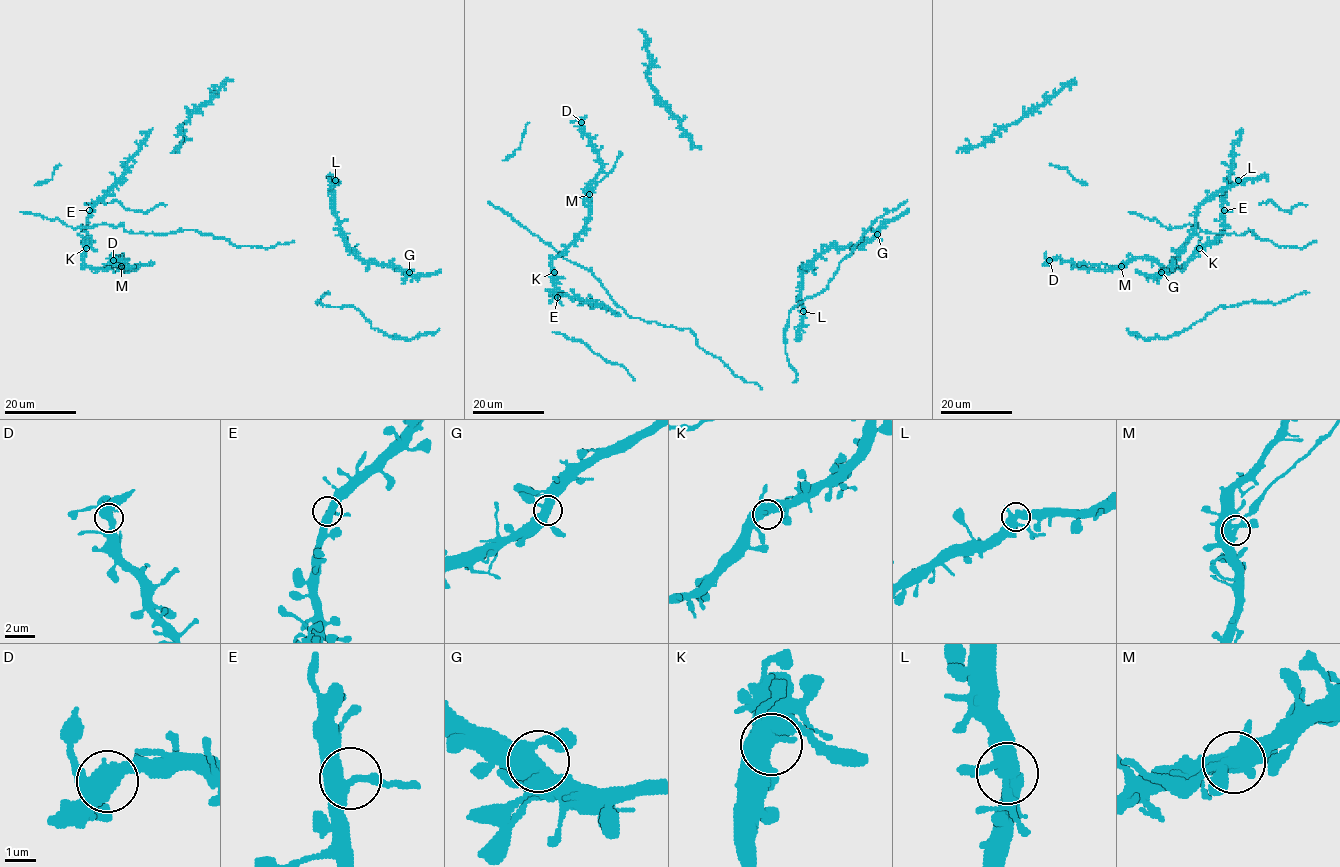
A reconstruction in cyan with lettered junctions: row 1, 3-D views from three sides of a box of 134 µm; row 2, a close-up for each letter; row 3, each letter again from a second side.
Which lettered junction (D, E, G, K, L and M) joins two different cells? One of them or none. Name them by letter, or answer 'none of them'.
M

